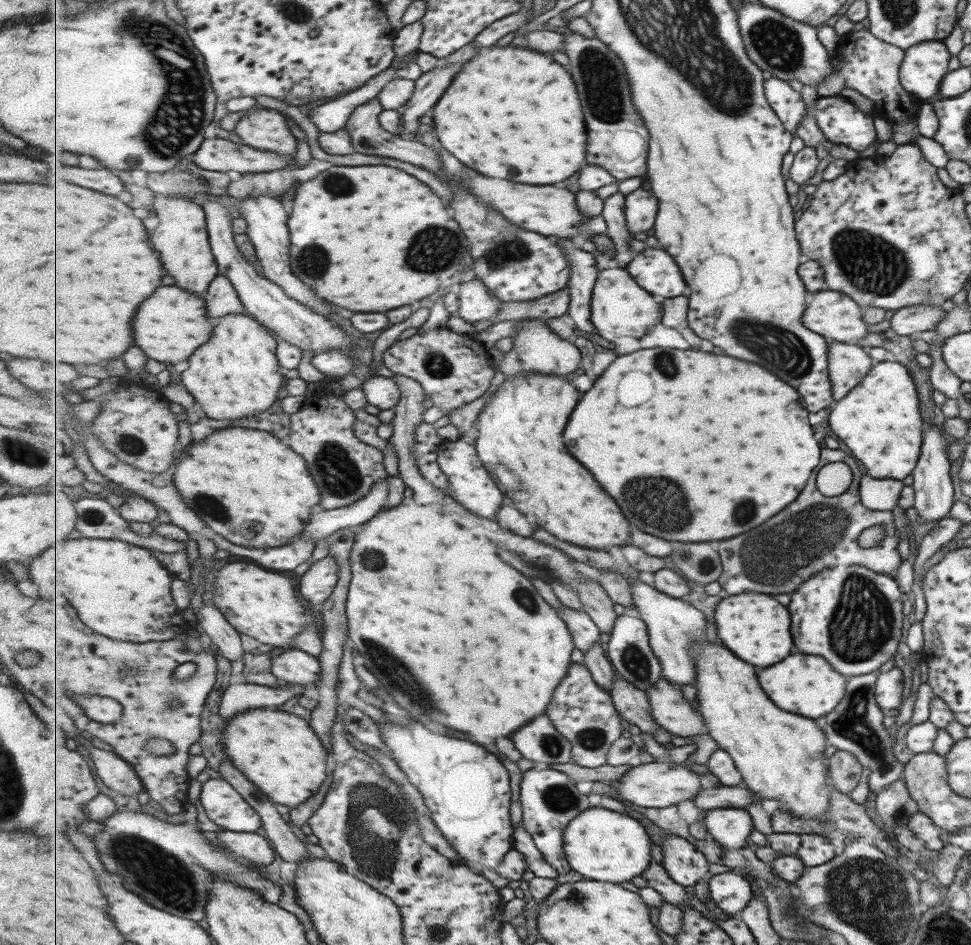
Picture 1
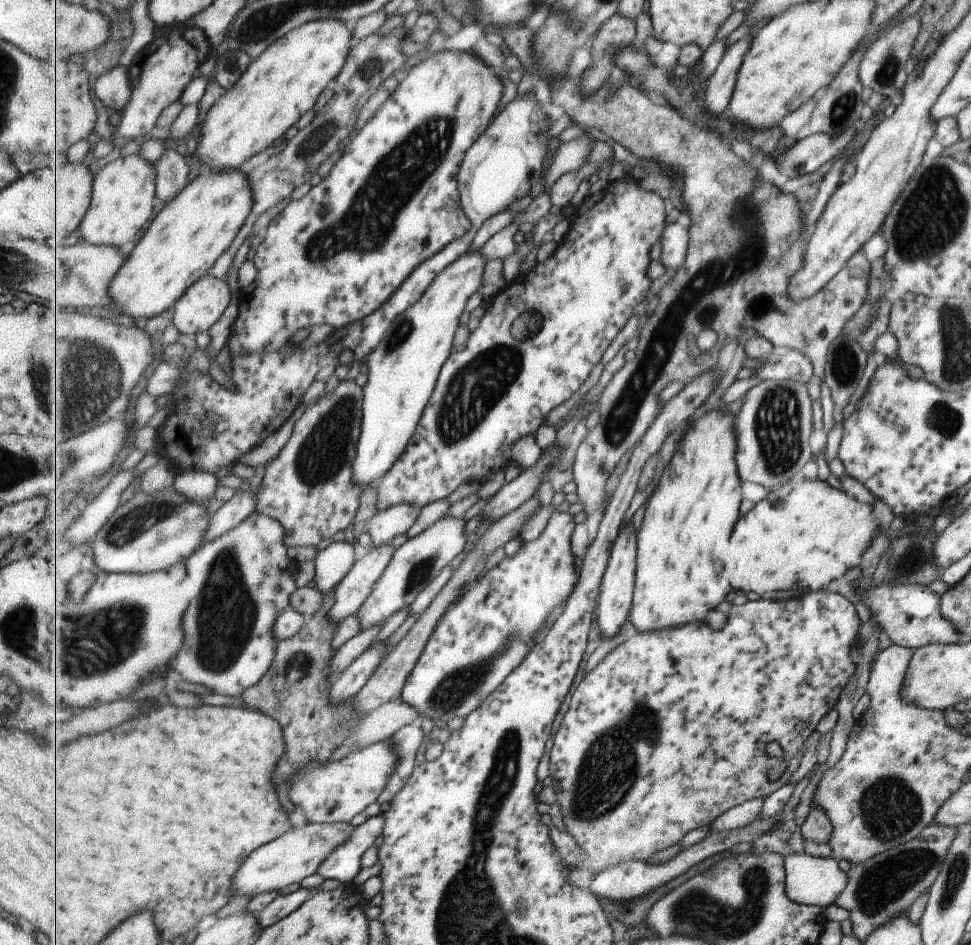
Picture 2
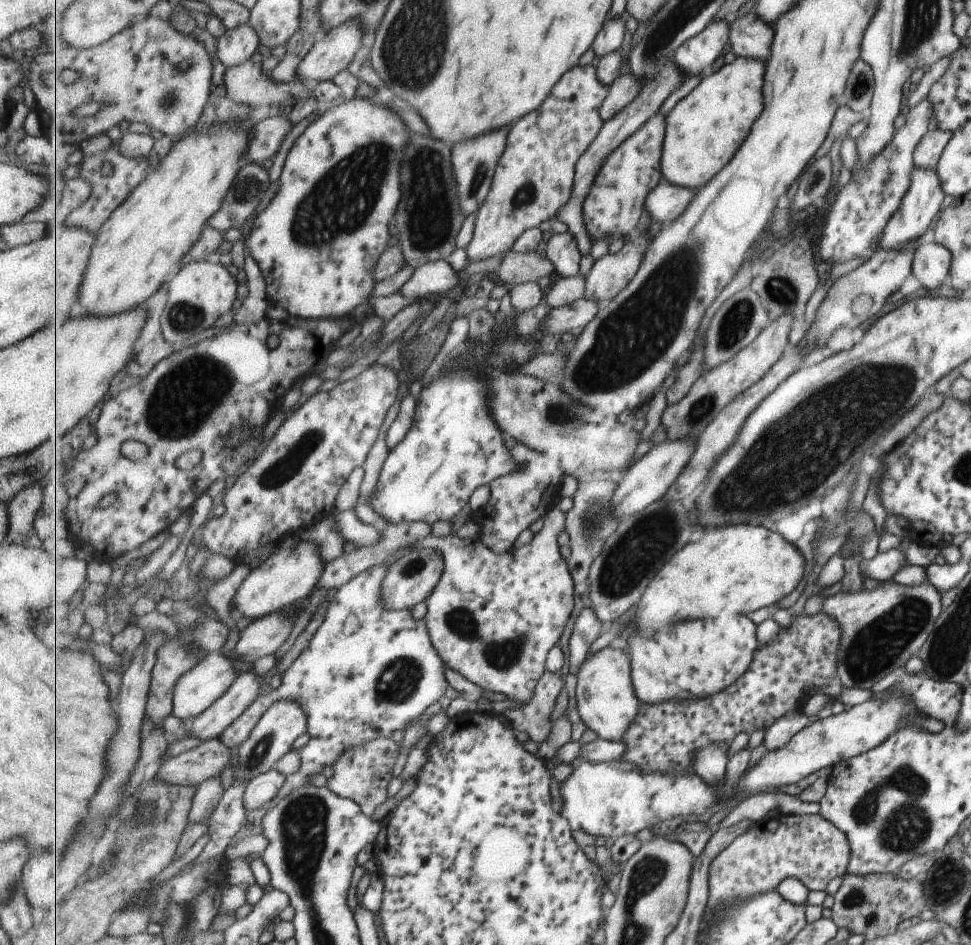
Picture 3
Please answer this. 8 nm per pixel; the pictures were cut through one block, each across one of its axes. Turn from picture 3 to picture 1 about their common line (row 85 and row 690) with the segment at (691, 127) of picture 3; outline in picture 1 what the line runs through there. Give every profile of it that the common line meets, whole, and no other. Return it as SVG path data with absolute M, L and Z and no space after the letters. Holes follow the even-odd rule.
M704 641L691 646L691 655L697 659L697 694L695 702L705 717L705 728L718 745L726 750L743 773L743 780L750 790L765 800L783 802L783 811L801 818L817 818L829 808L829 788L827 788L827 758L825 758L825 736L805 716L781 710L761 688L755 666L739 660L725 646Z

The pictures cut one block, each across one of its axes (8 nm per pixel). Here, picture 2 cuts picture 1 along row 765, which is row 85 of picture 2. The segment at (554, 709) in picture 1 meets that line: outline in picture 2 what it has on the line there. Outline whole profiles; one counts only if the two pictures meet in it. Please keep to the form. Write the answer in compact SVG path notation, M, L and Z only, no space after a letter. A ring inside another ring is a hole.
M617 12L605 20L590 48L591 62L581 80L581 92L585 96L595 94L609 81L617 66L617 54L637 40L637 20L625 18Z

